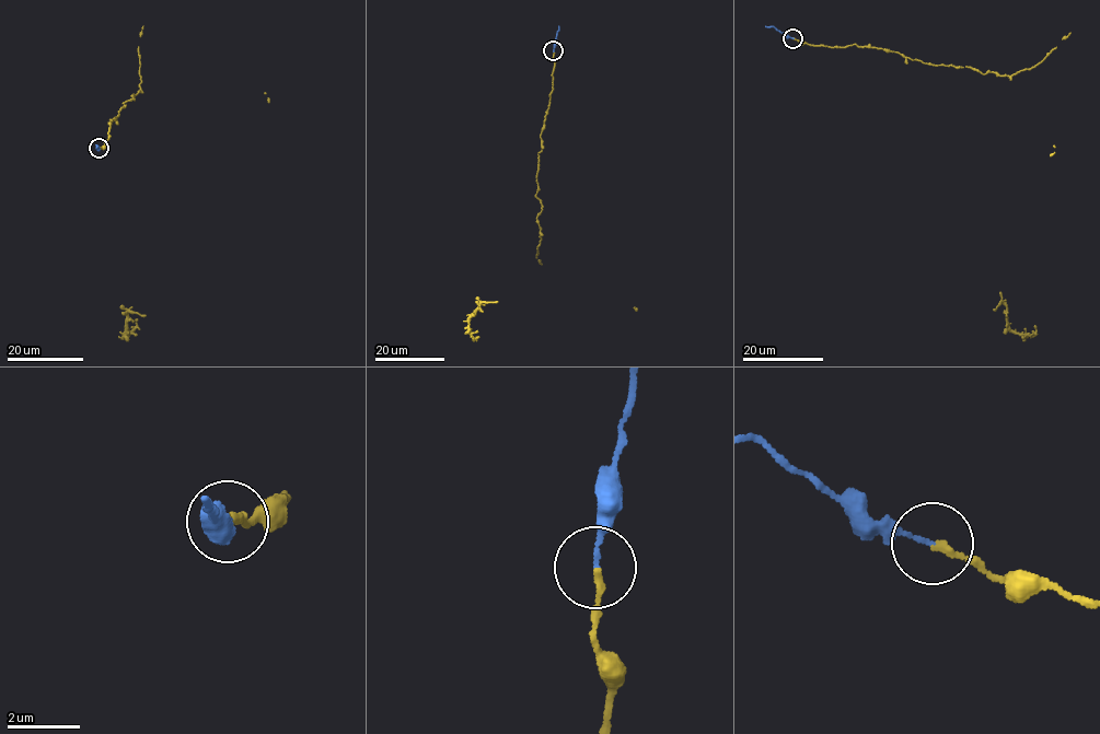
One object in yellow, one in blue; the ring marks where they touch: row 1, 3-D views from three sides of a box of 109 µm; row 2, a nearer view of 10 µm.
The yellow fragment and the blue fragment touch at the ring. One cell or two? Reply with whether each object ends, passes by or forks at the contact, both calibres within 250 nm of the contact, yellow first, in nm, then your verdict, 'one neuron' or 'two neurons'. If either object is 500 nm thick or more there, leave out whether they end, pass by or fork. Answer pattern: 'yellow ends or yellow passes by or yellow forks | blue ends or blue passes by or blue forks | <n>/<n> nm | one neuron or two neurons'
yellow ends | blue ends | 190/120 nm | two neurons

